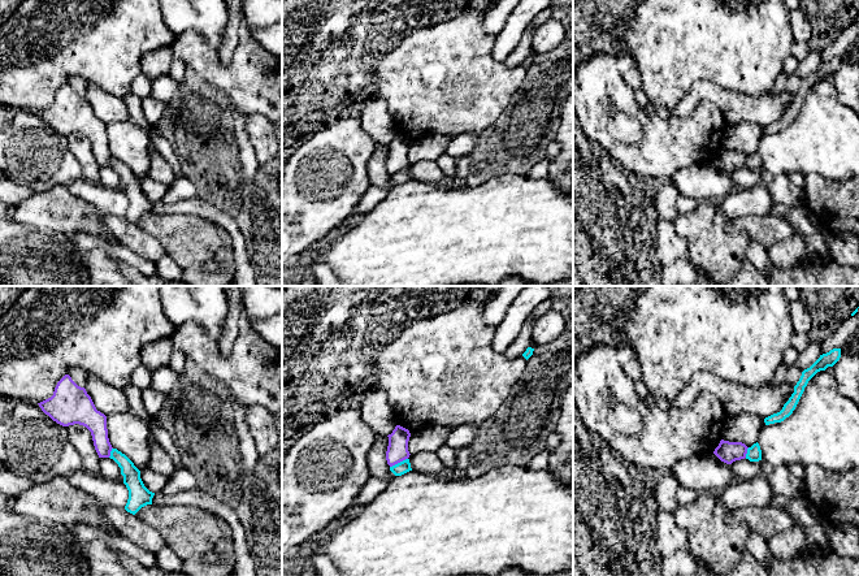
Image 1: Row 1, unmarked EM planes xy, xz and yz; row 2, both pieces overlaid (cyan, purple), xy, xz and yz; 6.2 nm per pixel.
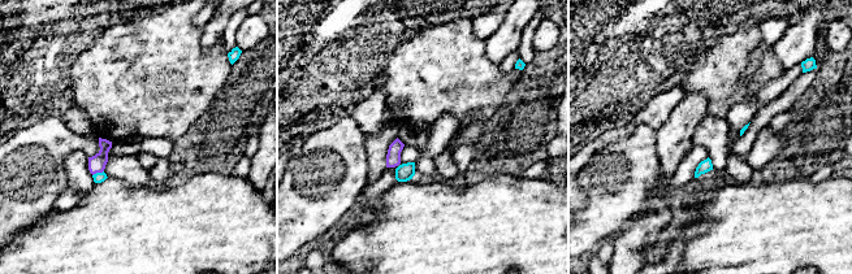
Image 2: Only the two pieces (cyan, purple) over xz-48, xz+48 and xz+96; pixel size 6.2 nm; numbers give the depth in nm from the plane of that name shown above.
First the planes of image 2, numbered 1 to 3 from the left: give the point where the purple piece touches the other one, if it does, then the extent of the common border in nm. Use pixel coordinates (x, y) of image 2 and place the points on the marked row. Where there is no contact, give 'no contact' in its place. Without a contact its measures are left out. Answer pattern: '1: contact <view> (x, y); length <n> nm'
1: contact xz-48 (98, 173); length 80 nm
2: no contact
3: no contact

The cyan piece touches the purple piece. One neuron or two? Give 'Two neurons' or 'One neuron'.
Two neurons

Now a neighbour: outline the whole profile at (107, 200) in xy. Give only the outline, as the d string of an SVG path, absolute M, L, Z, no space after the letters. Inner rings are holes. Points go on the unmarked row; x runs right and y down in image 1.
M82 177L68 189L75 198L92 205L101 216L125 217L127 212L129 199L118 187L92 183Z

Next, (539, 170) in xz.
M545 159L535 164L530 172L528 173L528 177L532 179L541 179L541 178L547 178L548 176L548 166L550 166L550 160Z

